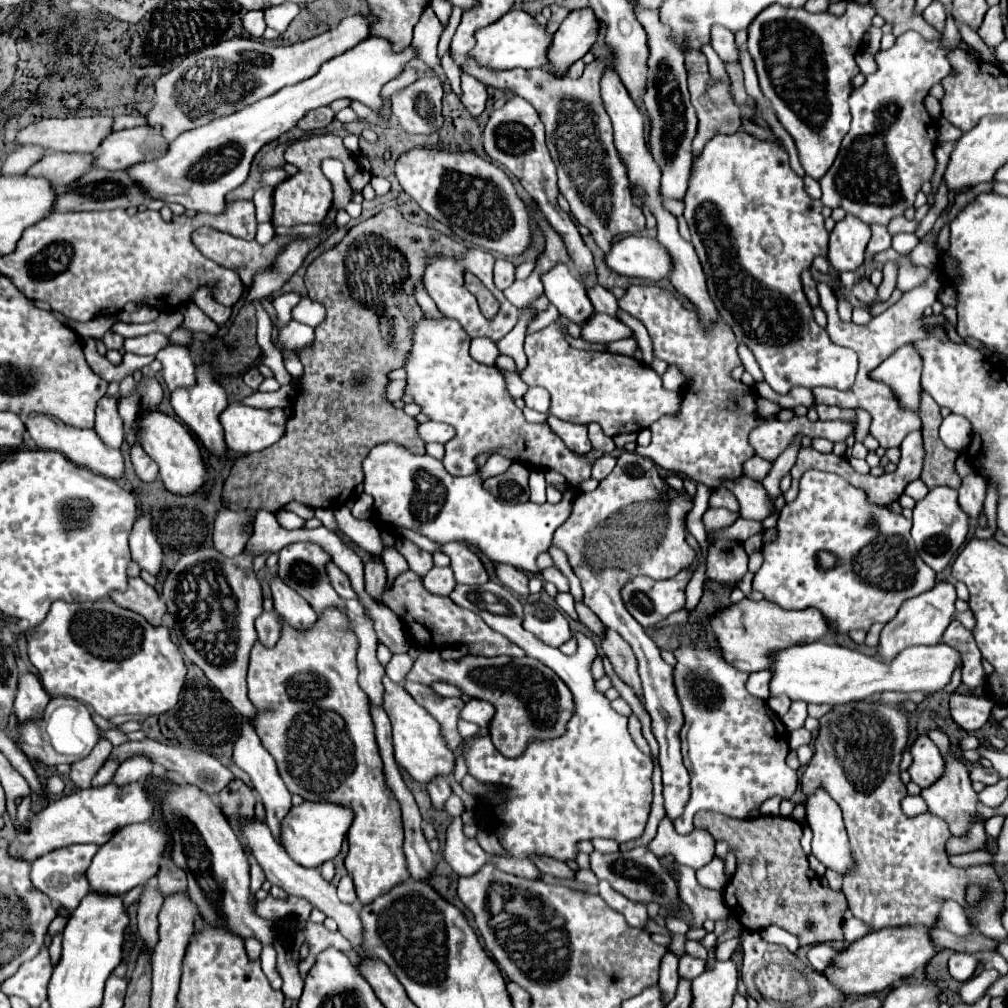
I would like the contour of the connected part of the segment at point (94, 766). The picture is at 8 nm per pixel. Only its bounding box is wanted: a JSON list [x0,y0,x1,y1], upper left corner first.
[71,740,113,788]

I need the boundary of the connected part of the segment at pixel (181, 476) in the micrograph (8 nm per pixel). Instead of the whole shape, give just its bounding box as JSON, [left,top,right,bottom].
[137,410,205,494]

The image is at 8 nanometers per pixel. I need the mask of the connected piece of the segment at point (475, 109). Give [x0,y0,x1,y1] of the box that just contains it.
[461,74,487,116]

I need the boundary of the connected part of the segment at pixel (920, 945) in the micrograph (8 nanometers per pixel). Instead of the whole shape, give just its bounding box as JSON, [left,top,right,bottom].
[825,926,937,996]

